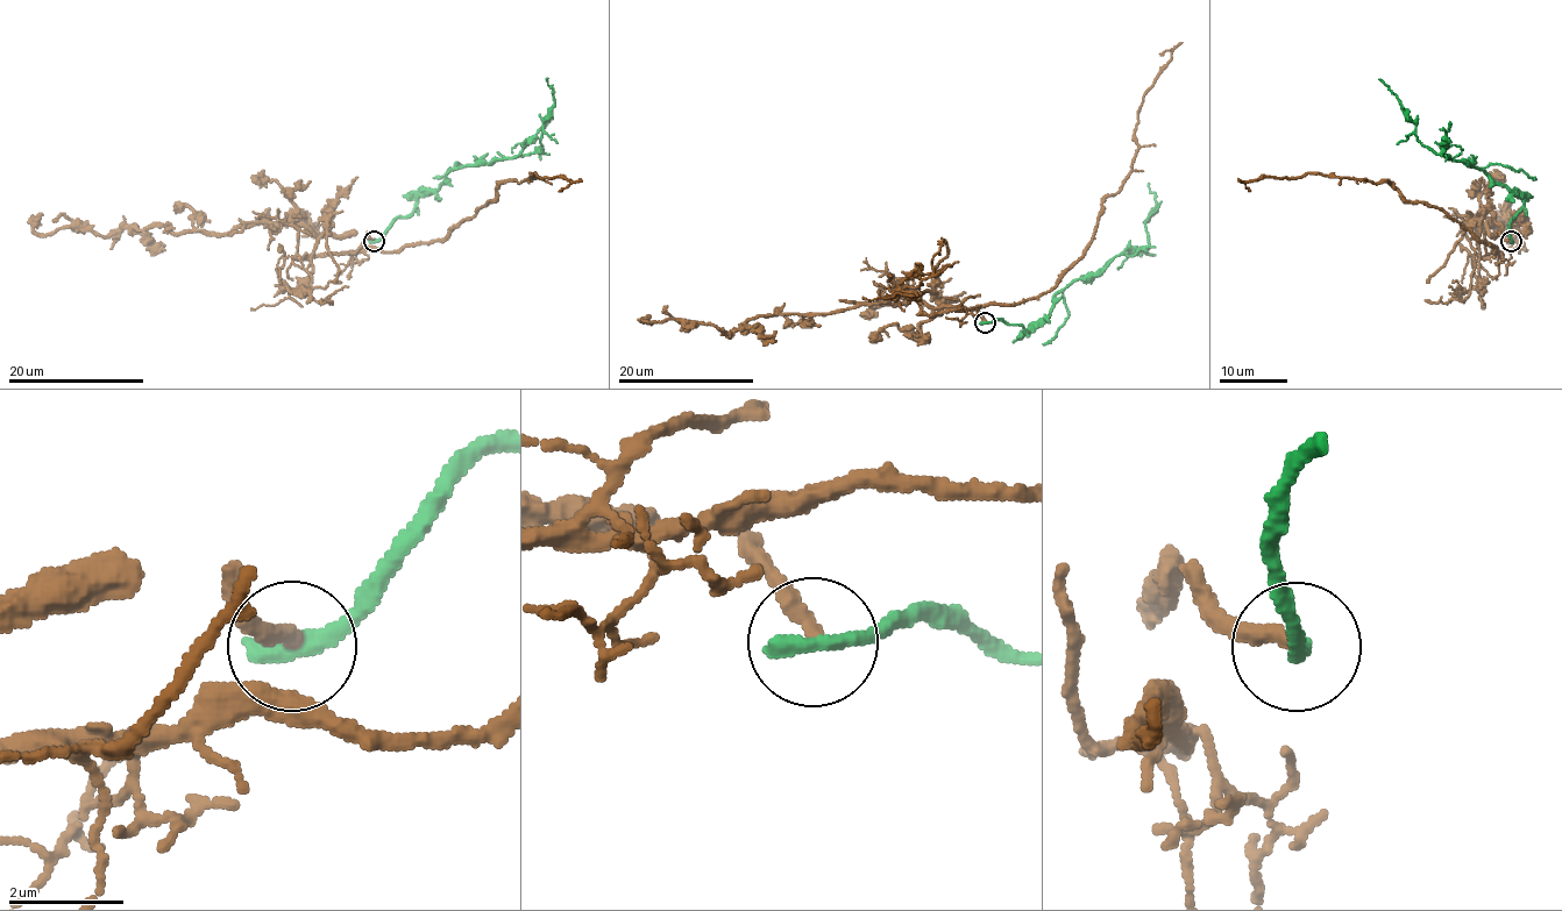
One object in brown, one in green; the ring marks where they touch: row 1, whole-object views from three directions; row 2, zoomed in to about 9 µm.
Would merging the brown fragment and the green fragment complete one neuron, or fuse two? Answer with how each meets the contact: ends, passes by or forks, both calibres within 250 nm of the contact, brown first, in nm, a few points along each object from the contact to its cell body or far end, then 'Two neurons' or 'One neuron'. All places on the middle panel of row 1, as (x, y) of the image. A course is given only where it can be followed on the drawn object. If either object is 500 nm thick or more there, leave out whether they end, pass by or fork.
At the ring brown ends. At the ring green ends. Thickness 300 nm (brown) against 400 nm. Course of brown: (985, 322), (928, 315), (906, 286), (941, 313), (913, 300), (730, 332), (652, 325). Course of green: (985, 322), (1028, 332), (1060, 291), (1134, 255), (1156, 205), (1148, 183). Two neurons

